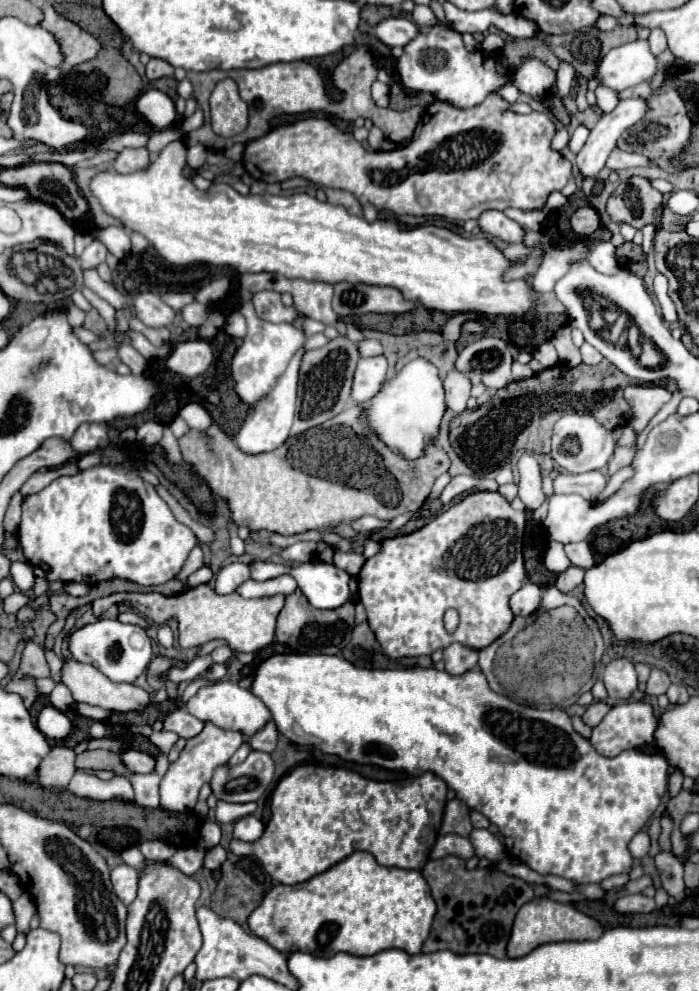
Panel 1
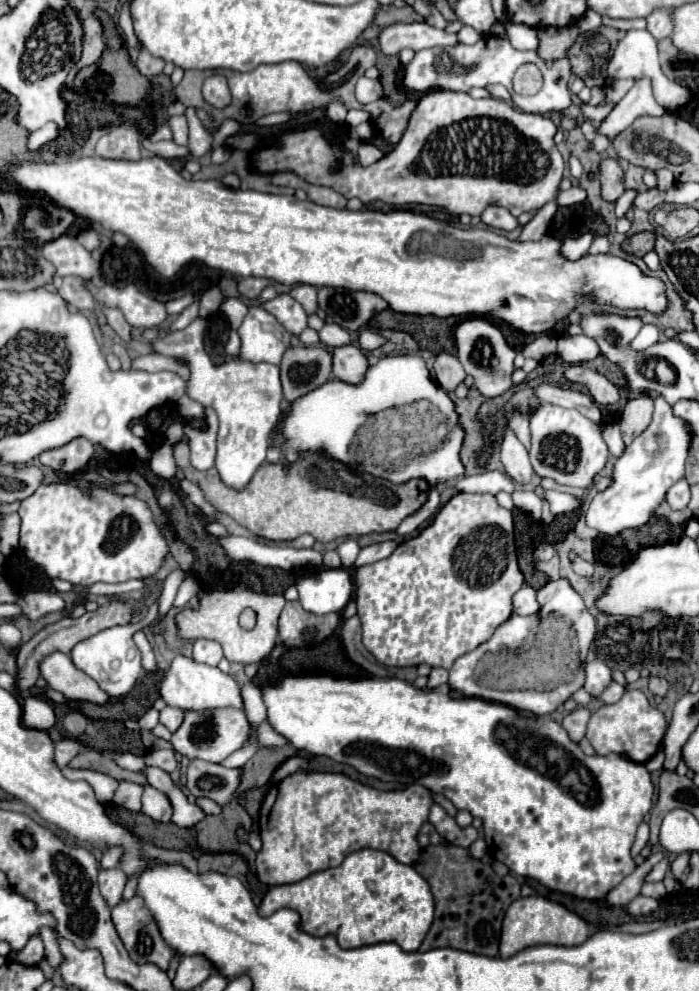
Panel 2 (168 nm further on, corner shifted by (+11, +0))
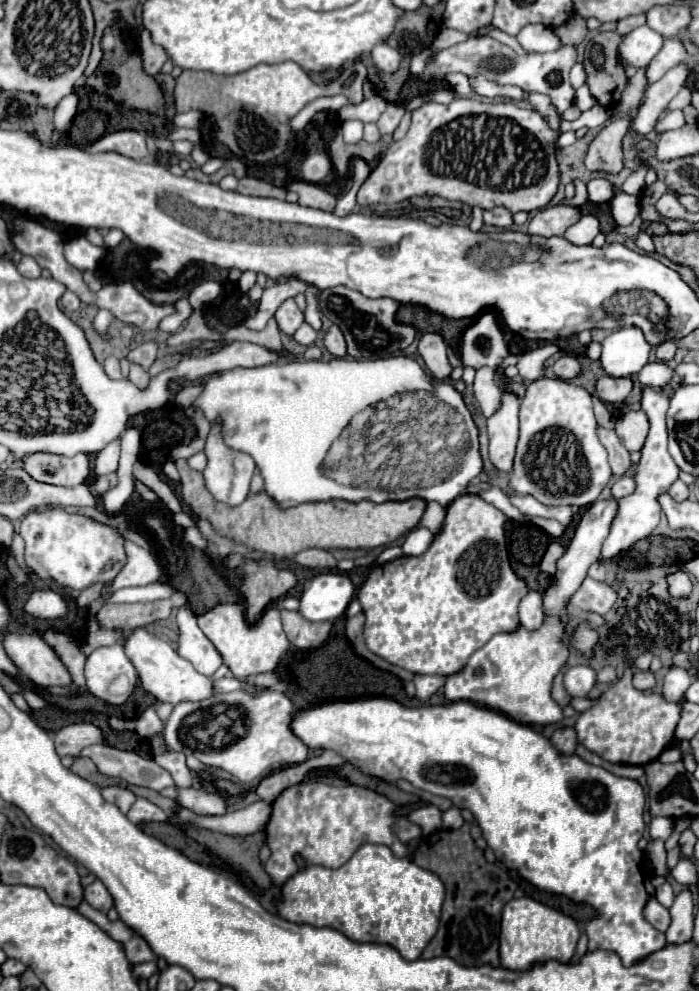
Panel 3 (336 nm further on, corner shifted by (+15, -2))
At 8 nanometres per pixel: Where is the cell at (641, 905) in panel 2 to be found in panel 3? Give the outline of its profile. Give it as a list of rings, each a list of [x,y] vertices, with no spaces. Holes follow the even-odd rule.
[[[651,898],[645,906],[645,918],[659,930],[659,932],[665,932],[671,924],[671,914],[665,906],[661,906],[655,898]]]

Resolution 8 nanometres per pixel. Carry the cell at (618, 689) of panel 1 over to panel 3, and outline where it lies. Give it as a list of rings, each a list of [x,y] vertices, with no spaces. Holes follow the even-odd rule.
[[[587,664],[583,666],[575,666],[575,668],[569,668],[565,672],[565,678],[563,678],[563,686],[567,690],[569,696],[579,696],[579,698],[585,698],[591,688],[595,686],[595,670]]]

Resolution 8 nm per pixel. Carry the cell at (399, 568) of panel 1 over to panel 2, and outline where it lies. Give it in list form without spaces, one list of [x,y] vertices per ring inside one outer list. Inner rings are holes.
[[[459,492],[435,514],[433,522],[425,530],[421,530],[415,538],[409,538],[409,540],[401,542],[389,558],[383,558],[375,564],[367,564],[367,566],[357,568],[357,572],[355,572],[355,602],[357,602],[357,616],[361,618],[361,624],[363,624],[363,644],[385,666],[401,666],[403,668],[403,666],[429,664],[429,666],[441,666],[441,668],[449,670],[459,656],[475,650],[479,644],[487,642],[491,638],[491,634],[495,632],[495,628],[511,616],[511,612],[513,612],[511,598],[521,586],[523,586],[523,574],[517,566],[517,556],[515,556],[513,514],[509,510],[501,508],[497,504],[495,496],[491,496],[491,494]]]

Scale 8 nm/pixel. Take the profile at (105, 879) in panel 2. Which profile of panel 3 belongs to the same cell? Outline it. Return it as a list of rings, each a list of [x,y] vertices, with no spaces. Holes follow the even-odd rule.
[[[95,880],[93,884],[89,884],[89,886],[83,890],[83,898],[85,898],[95,910],[105,912],[105,914],[107,914],[107,910],[113,906],[113,898],[111,898],[111,894],[107,892],[107,888],[103,886],[101,880]]]

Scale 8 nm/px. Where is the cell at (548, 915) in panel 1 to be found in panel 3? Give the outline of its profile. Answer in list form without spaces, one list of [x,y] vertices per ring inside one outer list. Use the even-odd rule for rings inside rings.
[[[513,898],[503,908],[501,916],[501,936],[499,936],[499,954],[501,966],[507,970],[529,970],[535,964],[545,964],[557,960],[561,964],[569,962],[579,940],[579,926],[573,918],[535,902],[533,898]]]

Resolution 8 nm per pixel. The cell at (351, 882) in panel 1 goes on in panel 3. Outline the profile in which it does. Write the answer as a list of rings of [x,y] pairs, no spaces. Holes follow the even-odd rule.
[[[361,844],[357,852],[339,868],[309,866],[291,876],[281,892],[279,914],[295,924],[309,924],[315,928],[333,928],[353,942],[375,942],[393,946],[405,960],[417,960],[429,940],[435,936],[441,918],[441,904],[445,900],[445,884],[435,872],[419,868],[411,858],[397,858],[389,846]]]

